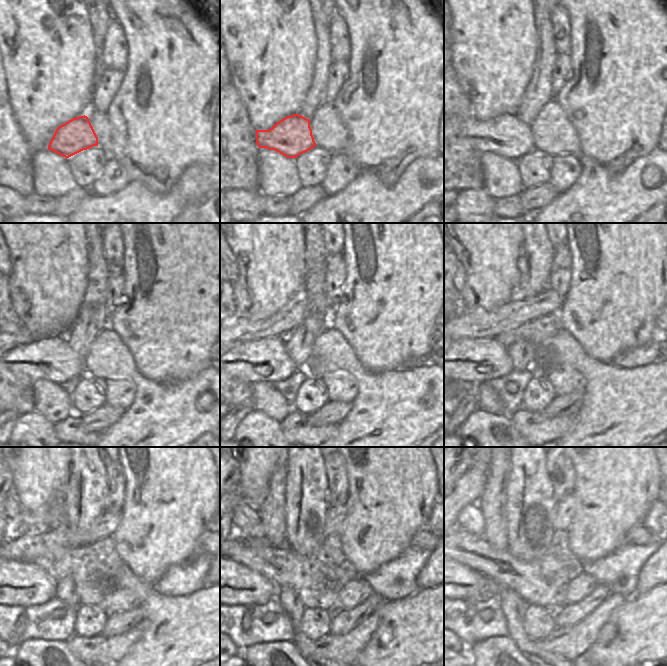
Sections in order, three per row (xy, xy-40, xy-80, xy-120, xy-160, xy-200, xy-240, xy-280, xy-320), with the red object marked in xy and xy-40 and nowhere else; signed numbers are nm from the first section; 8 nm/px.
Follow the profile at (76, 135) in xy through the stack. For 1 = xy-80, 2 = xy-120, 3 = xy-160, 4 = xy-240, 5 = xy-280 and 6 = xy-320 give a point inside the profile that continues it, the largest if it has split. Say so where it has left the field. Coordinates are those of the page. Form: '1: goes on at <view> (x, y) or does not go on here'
1: goes on at xy-80 (507, 136)
2: goes on at xy-120 (52, 359)
3: goes on at xy-160 (265, 360)
4: goes on at xy-240 (28, 585)
5: goes on at xy-280 (246, 588)
6: goes on at xy-320 (472, 585)

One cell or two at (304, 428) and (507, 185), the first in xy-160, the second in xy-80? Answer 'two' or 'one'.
two

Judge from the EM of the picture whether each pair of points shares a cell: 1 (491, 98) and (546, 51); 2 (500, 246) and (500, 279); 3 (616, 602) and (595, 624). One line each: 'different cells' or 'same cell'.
1: different cells
2: same cell
3: same cell

